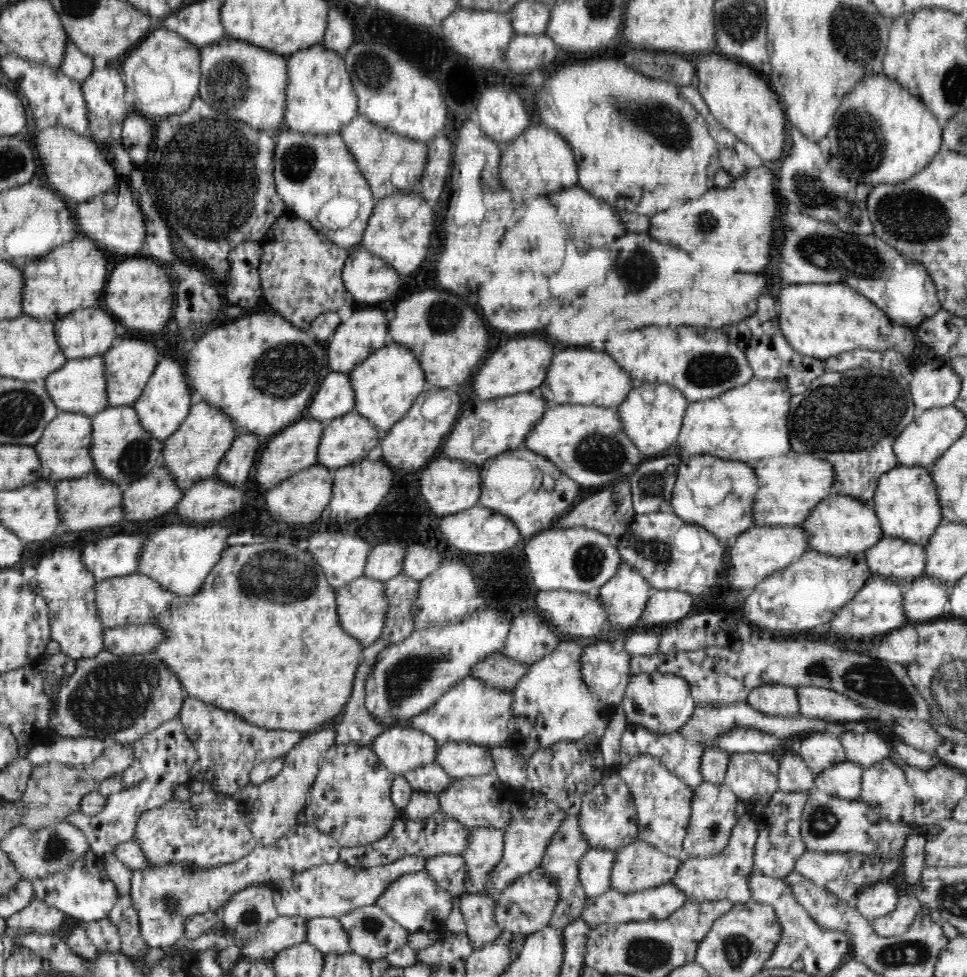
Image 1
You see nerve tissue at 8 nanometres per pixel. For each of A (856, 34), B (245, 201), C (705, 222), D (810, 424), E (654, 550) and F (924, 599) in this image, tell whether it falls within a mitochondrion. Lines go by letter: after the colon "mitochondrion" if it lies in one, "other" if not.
A: mitochondrion
B: mitochondrion
C: mitochondrion
D: mitochondrion
E: mitochondrion
F: other

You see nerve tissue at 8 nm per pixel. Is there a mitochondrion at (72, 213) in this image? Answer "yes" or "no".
no

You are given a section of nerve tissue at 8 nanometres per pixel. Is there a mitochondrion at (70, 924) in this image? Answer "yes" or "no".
no

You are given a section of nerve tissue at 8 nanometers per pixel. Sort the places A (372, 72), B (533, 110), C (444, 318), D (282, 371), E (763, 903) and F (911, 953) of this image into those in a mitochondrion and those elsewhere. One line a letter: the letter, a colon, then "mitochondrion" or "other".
A: mitochondrion
B: other
C: mitochondrion
D: mitochondrion
E: other
F: mitochondrion

